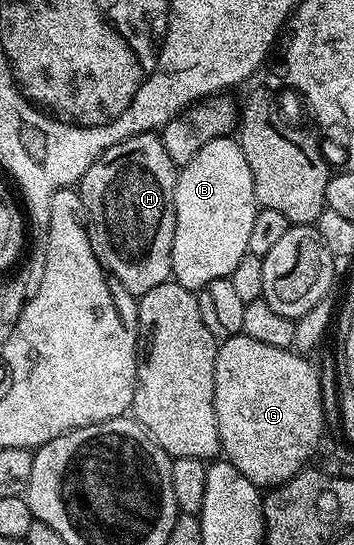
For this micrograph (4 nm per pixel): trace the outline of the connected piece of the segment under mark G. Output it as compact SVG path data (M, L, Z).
M244 333L223 339L217 345L214 364L214 412L218 420L220 448L226 461L234 464L234 468L238 468L238 472L242 472L242 476L246 476L246 480L253 482L257 488L271 488L281 486L283 482L289 482L295 474L309 465L308 457L315 452L316 445L324 434L324 394L320 391L320 374L304 358L307 357L295 349L274 348L274 344L262 344L262 340L254 340Z

